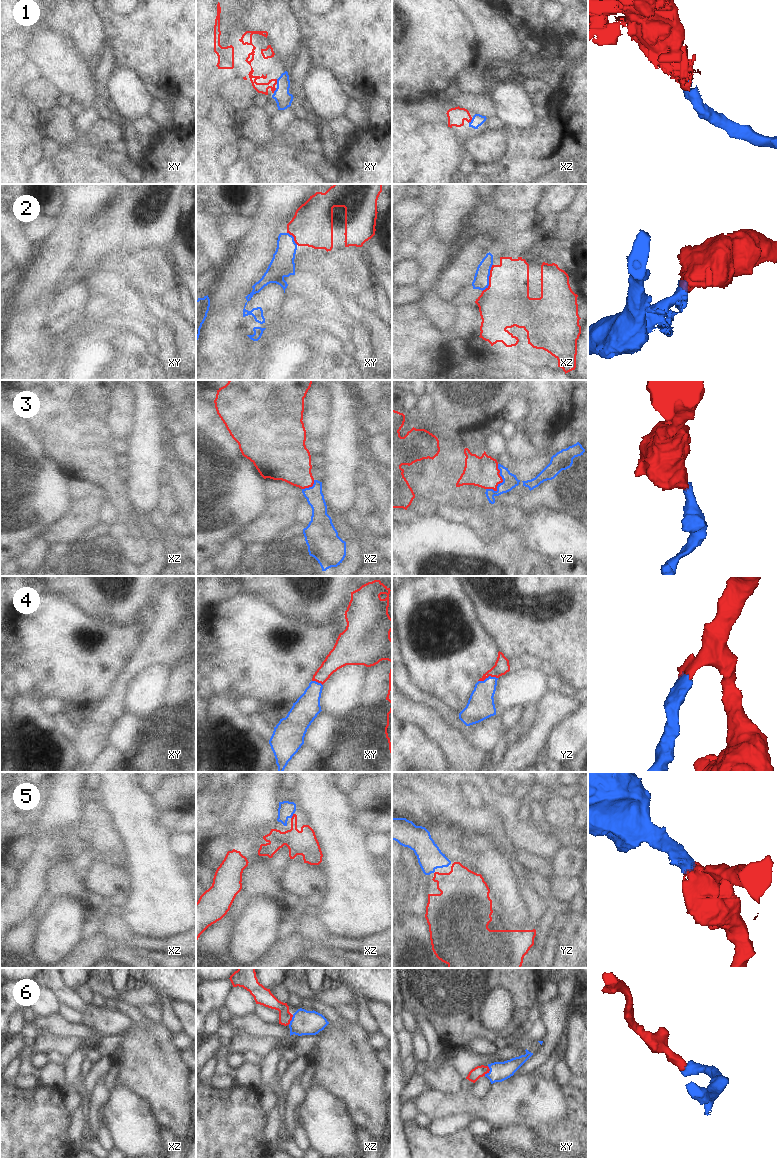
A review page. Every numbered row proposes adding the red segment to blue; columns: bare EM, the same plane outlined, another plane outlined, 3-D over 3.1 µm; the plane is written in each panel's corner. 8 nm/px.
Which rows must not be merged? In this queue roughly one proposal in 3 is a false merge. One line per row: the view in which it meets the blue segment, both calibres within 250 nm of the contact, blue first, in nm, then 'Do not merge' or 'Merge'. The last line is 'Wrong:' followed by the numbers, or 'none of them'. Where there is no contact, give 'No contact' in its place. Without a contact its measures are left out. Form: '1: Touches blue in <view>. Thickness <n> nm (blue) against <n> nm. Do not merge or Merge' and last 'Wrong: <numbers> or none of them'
1: Touches blue in xz. Thickness 90 nm (blue) against 140 nm. Merge
2: Touches blue in xz. Thickness 130 nm (blue) against 380 nm. Merge
3: Touches blue in yz. Thickness 120 nm (blue) against 240 nm. Merge
4: Touches blue in yz. Thickness 220 nm (blue) against 120 nm. Merge
5: Touches blue in xz. Thickness 130 nm (blue) against 200 nm. Merge
6: Touches blue in xy. Thickness 160 nm (blue) against 90 nm. Merge
Wrong: none of them.

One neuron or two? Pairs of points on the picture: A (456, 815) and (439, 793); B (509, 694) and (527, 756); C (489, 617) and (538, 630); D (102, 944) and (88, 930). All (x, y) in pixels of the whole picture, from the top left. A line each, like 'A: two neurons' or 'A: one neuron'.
A: one neuron
B: two neurons
C: one neuron
D: one neuron

